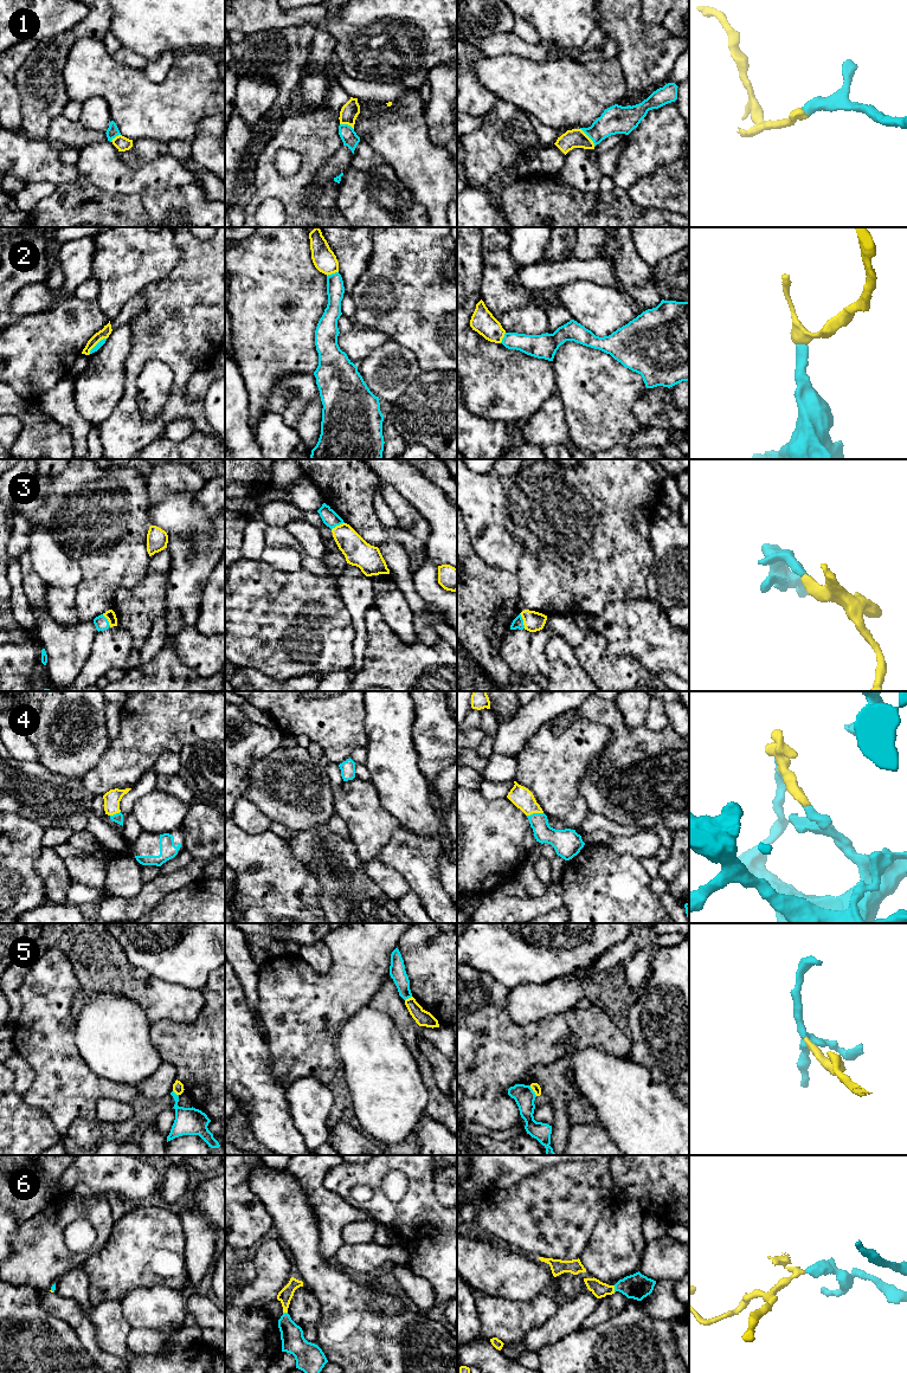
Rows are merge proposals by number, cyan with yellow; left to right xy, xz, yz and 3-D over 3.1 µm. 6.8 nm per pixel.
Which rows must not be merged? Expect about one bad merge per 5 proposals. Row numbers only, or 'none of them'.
5

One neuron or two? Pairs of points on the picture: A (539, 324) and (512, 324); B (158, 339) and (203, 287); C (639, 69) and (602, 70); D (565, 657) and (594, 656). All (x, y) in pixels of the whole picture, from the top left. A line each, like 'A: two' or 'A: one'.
A: one
B: one
C: two
D: two

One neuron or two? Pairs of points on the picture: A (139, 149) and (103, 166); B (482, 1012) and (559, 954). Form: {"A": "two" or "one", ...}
{"A": "two", "B": "two"}

